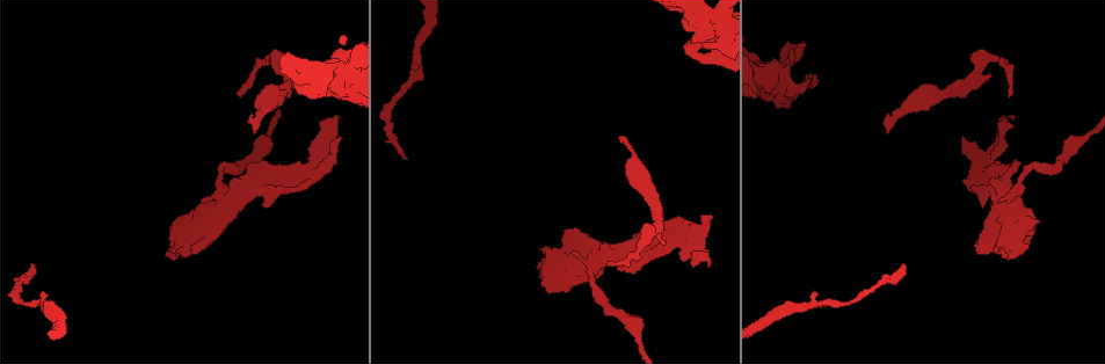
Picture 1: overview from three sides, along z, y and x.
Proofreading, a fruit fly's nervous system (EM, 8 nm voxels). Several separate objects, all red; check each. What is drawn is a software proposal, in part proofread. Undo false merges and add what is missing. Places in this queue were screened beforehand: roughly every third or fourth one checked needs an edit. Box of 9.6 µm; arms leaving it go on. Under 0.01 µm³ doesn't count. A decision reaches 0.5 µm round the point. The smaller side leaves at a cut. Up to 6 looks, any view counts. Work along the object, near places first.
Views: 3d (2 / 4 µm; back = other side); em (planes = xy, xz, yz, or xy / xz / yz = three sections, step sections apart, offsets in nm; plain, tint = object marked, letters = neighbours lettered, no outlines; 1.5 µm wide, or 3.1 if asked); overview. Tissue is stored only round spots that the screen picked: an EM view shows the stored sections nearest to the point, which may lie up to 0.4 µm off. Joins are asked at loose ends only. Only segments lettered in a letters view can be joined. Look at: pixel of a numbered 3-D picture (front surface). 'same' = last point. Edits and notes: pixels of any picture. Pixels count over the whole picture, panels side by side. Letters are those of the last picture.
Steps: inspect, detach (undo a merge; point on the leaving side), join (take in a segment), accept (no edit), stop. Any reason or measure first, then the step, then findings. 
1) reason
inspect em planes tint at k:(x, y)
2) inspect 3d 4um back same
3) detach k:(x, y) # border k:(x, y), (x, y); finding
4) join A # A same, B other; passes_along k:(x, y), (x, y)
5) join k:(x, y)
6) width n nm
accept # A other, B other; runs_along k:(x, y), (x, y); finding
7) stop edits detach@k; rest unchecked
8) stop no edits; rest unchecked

touches itself
inspect 3d 4um at 1:(663, 247)

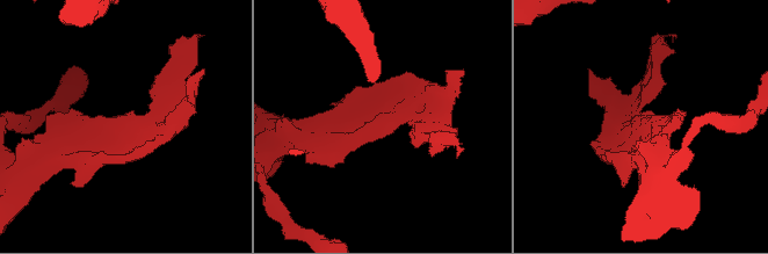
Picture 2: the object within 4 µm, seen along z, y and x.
now the EM
inspect em planes letters at 2:(122, 126)

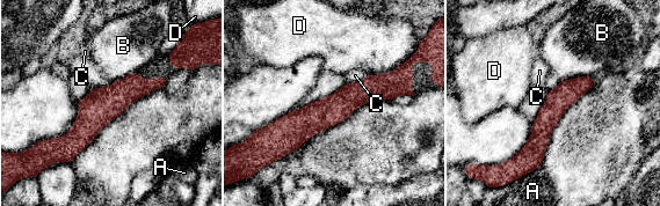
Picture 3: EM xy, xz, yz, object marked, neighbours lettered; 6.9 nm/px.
longest_contact D 260 nm
accept # A other, B other, C other, D other; border 3:(368, 74), (361, 80), (346, 83); continuous, no second neuron

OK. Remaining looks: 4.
free end
inspect 3d 2um at 1:(886, 132)

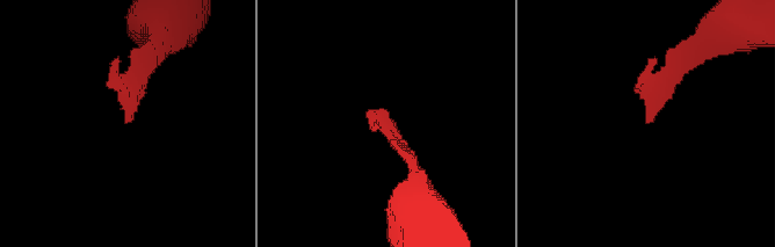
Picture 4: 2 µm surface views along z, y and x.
inspect em planes letters at 4:(126, 119)

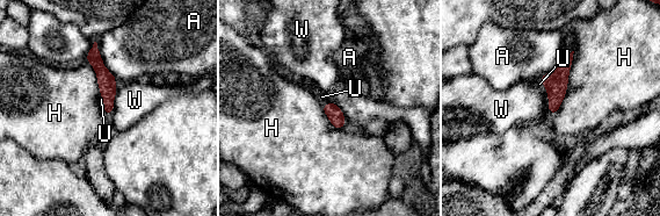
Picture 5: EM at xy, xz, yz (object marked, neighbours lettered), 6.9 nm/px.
width 100 nm
join U # A other, H other, U same, W other; passes_along 5:(556, 81), (549, 96), (539, 84); it goes on there

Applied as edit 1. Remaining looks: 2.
redraw
inspect overview

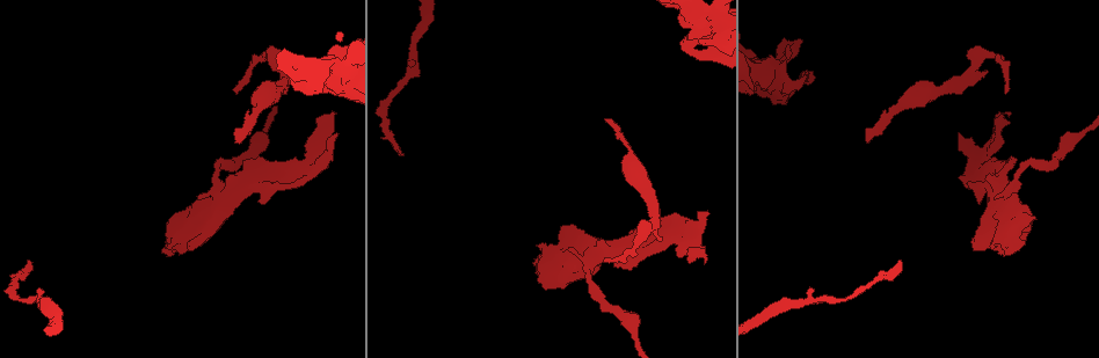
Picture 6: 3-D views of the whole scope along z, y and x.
sudden change in width
inspect em yz step 4 letters at 6:(260, 56)

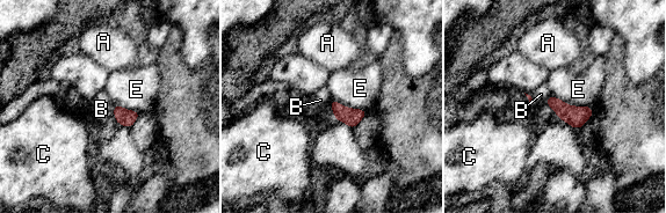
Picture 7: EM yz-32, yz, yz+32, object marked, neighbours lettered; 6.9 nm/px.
accept # A other, B other, C other, E other; border 7:(114, 105), (114, 117), (117, 122); continuous, no second neuron

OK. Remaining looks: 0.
stop edits join@5; rest unchecked

